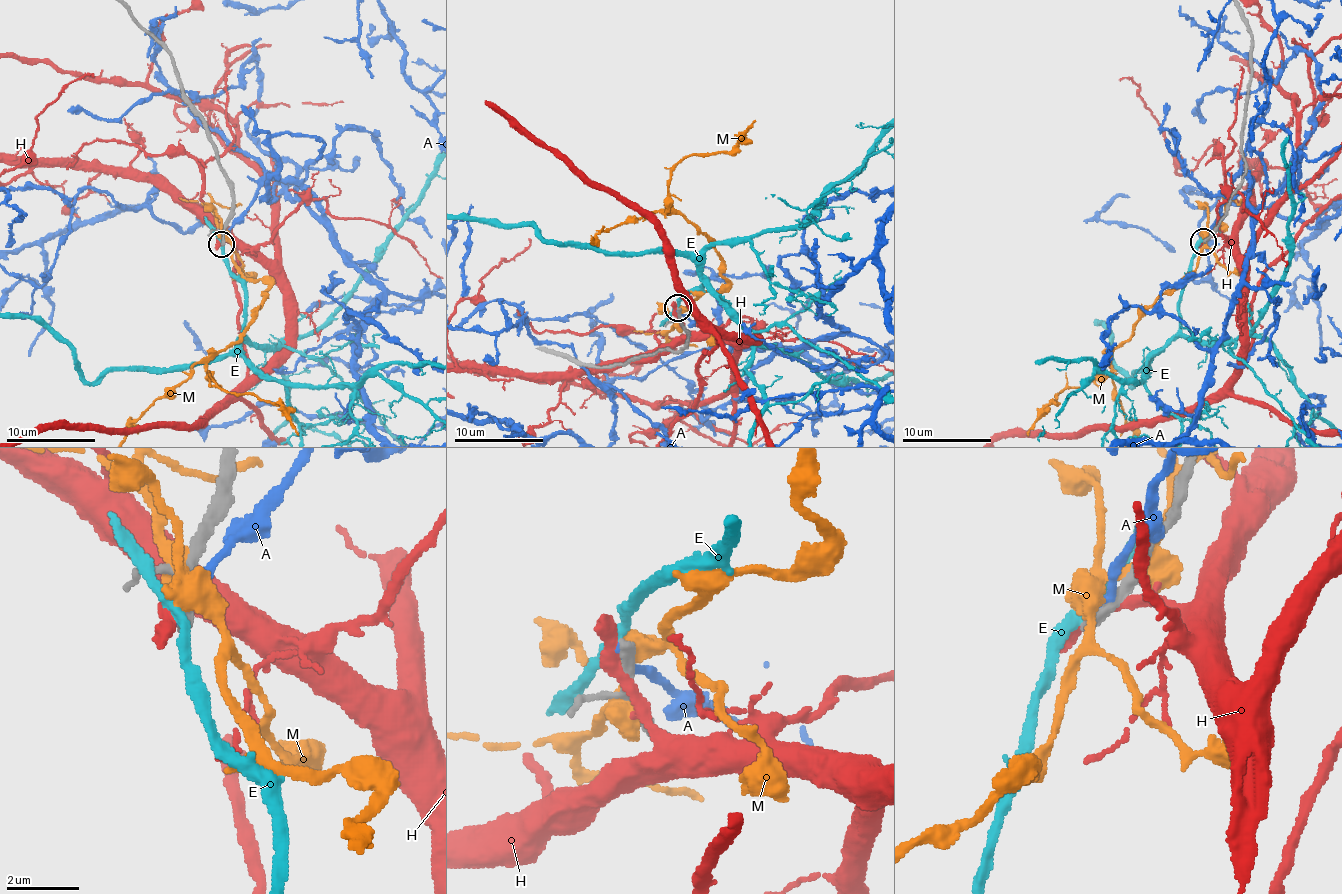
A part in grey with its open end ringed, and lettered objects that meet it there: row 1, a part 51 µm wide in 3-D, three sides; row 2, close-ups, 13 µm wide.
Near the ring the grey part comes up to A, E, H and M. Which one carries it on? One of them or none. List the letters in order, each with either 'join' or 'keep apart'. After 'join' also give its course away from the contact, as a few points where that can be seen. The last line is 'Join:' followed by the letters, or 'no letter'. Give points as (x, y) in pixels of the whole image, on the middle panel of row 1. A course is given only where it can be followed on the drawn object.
A: keep apart
E: keep apart
H: keep apart
M: keep apart
Join: no letter

